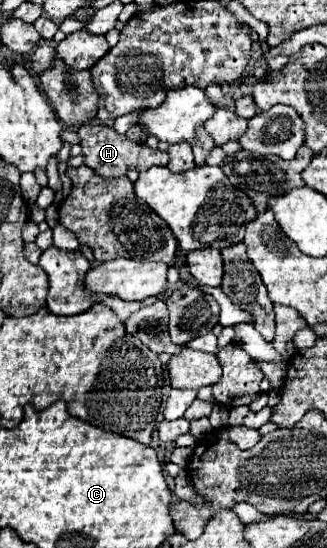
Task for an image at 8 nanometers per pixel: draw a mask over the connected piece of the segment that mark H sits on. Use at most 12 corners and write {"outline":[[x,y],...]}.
{"outline":[[102,123],[82,125],[84,165],[102,177],[166,165],[168,153]]}

